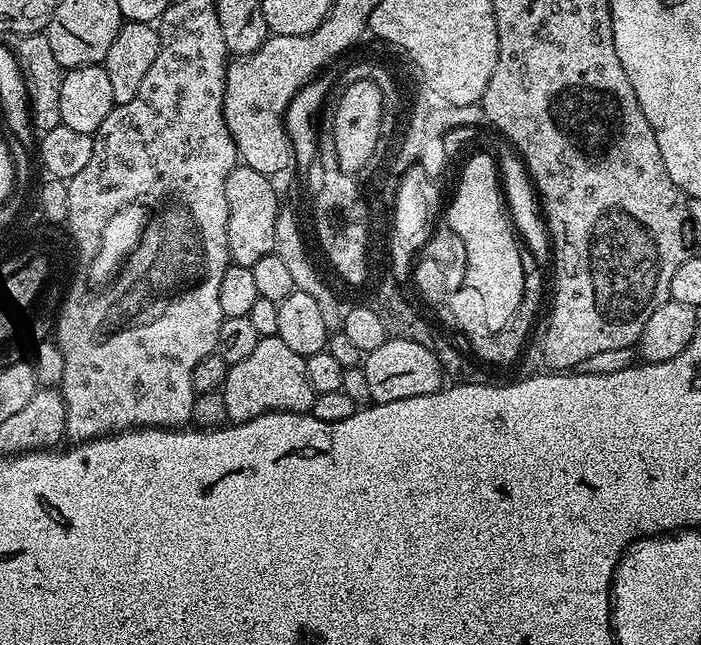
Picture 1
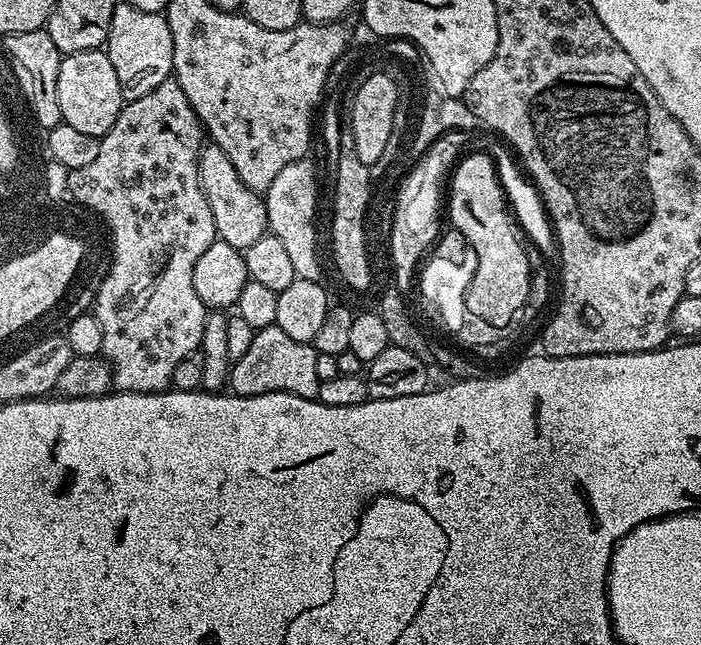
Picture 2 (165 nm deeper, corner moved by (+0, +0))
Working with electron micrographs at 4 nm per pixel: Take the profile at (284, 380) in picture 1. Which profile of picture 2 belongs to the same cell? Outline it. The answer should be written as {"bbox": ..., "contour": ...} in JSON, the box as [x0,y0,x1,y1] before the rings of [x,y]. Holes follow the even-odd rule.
{"bbox":[230,324,320,399],"contour":[[[277,324],[261,328],[250,342],[250,350],[242,354],[232,365],[230,388],[237,396],[257,396],[271,392],[298,394],[298,398],[316,399],[320,389],[320,379],[316,367],[317,351],[306,342],[294,342],[290,334],[285,334]]]}

